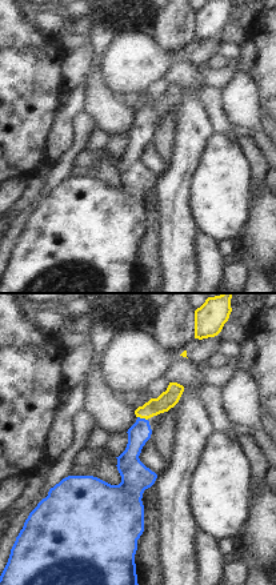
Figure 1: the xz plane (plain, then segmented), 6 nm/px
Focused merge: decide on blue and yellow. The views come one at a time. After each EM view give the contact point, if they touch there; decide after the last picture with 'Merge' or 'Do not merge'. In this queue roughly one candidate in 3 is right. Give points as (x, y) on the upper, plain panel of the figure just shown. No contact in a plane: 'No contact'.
Touches blue at (143, 120).

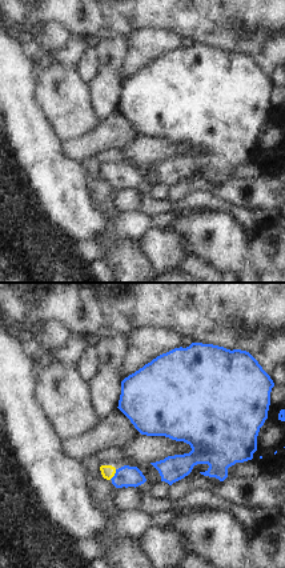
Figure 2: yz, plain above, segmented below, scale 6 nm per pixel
Touches blue at (115, 176).

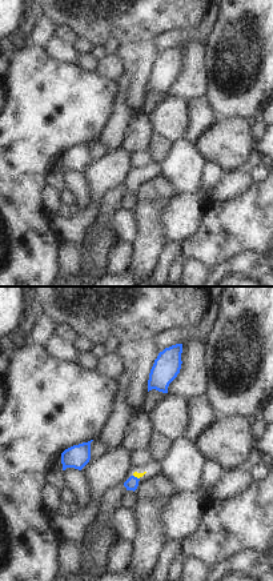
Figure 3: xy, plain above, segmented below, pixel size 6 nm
Touches blue at (136, 179).

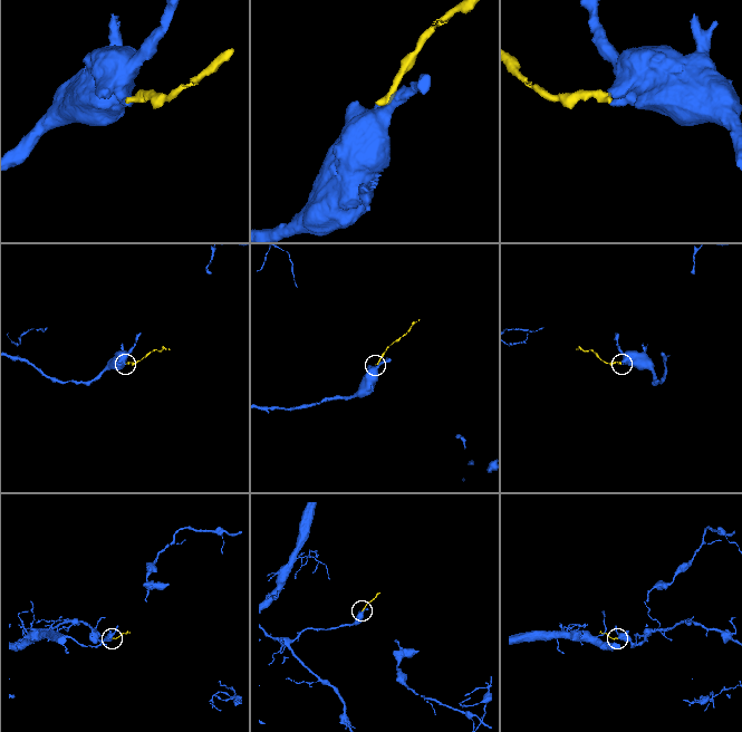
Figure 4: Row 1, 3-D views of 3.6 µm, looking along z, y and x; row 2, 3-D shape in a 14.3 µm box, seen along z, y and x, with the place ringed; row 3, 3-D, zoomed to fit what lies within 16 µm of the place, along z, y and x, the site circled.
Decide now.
Merge.

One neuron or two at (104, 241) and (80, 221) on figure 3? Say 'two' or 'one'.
two

